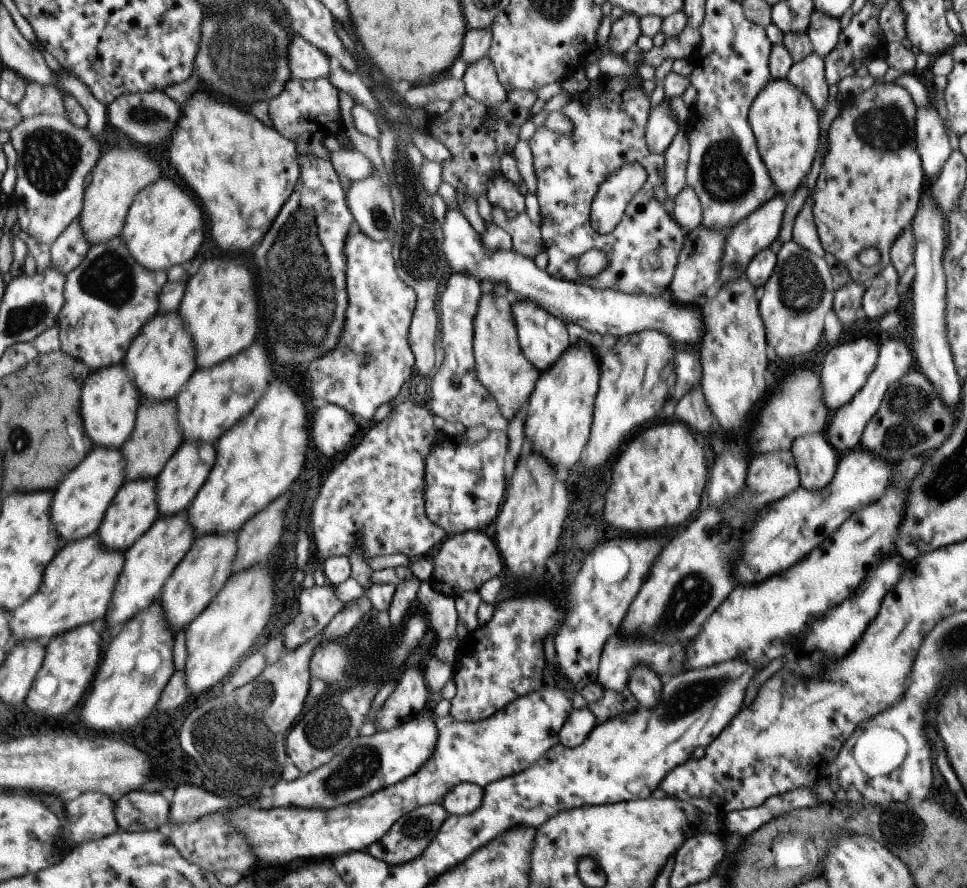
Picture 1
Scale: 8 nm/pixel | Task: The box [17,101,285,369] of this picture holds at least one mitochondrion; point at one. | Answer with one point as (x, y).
(50, 156)

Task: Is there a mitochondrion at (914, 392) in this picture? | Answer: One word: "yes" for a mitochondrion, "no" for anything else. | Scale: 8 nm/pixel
yes

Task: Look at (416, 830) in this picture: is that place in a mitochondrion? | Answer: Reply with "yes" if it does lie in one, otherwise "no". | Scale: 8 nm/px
yes

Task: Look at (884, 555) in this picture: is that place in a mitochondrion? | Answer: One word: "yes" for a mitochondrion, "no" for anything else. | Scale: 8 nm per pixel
no

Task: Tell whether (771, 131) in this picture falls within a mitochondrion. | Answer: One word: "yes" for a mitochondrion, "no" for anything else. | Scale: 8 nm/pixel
no

